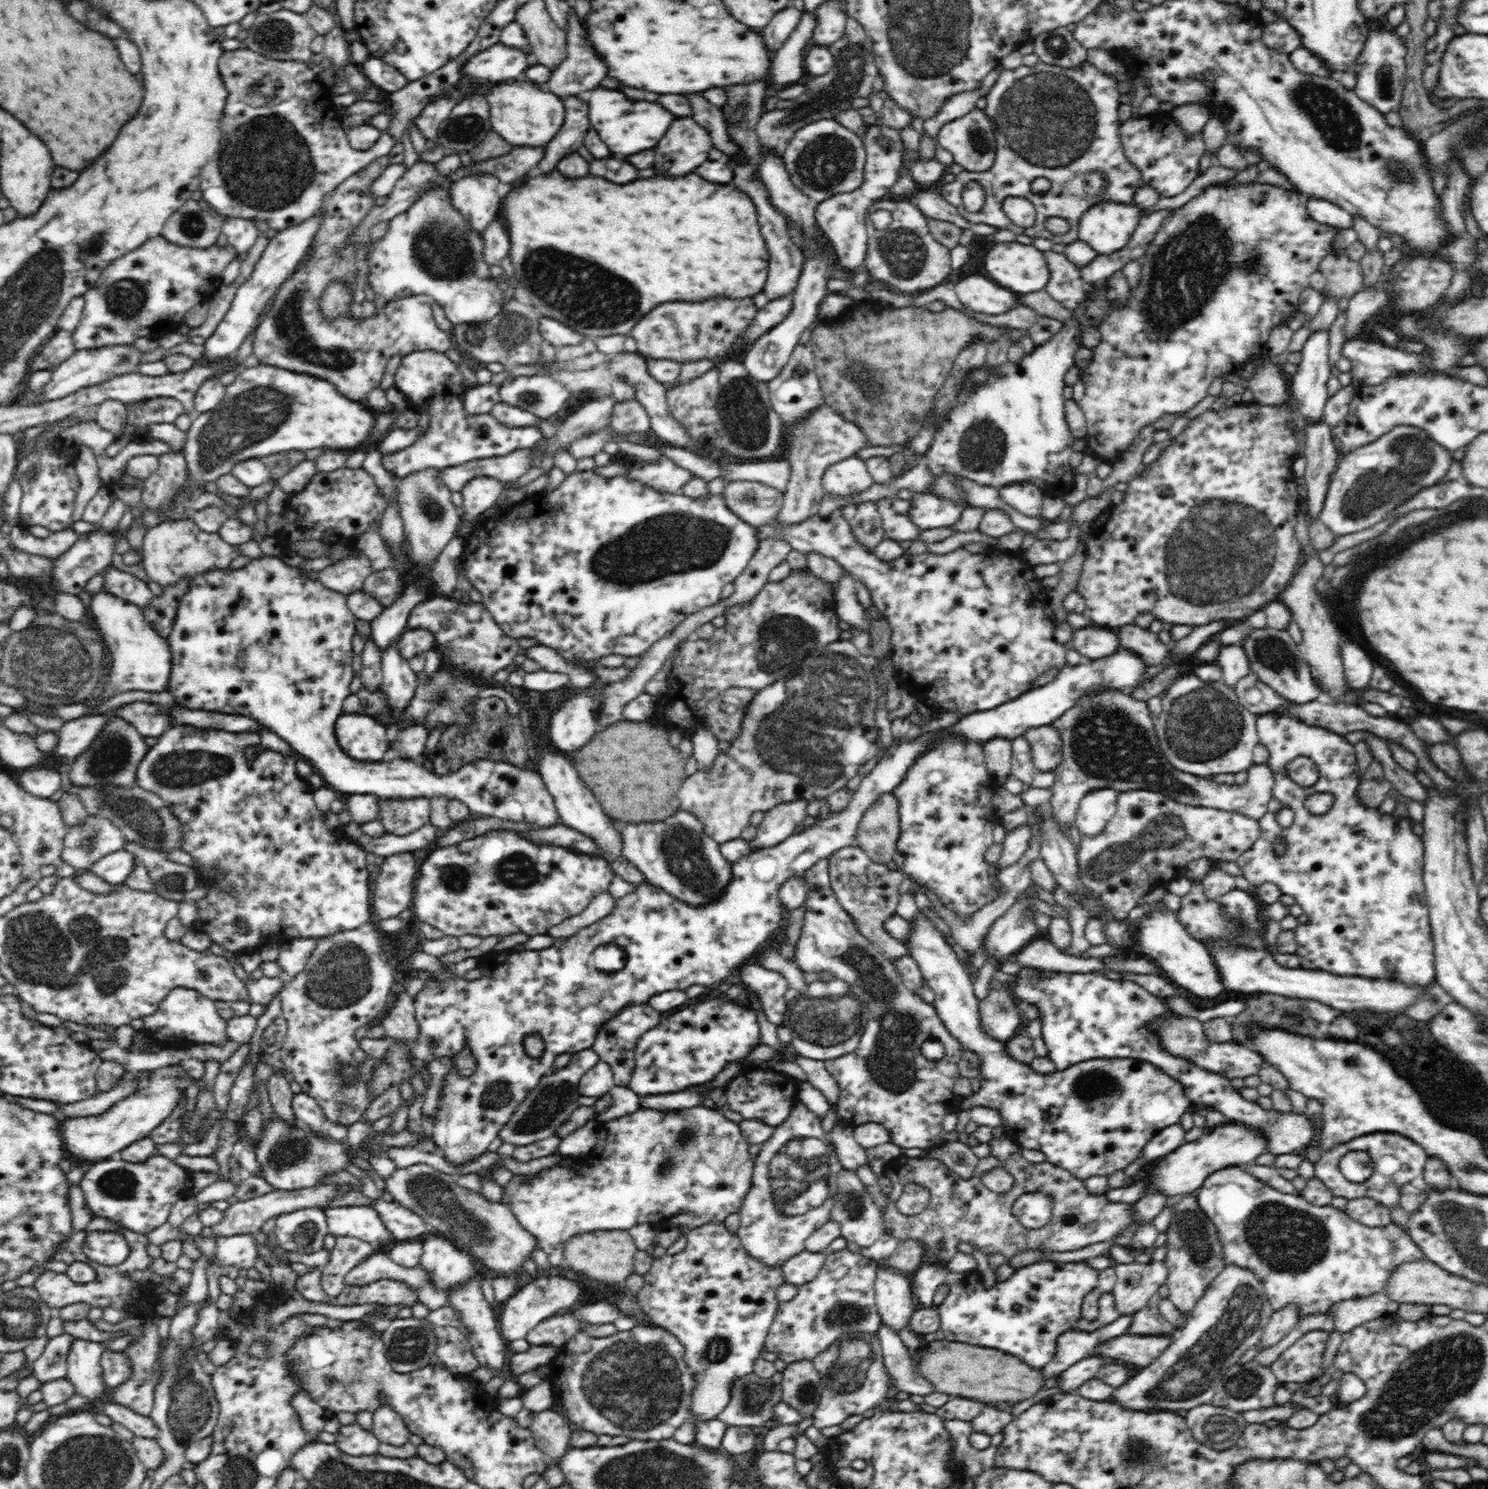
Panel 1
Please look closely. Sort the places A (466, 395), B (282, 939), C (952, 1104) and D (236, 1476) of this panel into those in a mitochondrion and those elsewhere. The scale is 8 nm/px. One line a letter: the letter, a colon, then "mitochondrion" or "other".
A: other
B: other
C: other
D: mitochondrion

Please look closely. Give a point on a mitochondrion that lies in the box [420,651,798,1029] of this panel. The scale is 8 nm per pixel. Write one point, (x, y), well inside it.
(680, 846)

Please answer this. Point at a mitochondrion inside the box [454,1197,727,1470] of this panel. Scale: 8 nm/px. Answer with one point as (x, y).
(636, 1386)

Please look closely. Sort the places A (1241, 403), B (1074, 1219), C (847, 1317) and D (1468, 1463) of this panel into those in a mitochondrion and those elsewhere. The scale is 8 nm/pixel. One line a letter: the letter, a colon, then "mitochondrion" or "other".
A: other
B: mitochondrion
C: mitochondrion
D: other

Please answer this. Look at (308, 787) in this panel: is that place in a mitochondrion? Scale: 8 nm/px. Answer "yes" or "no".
no

